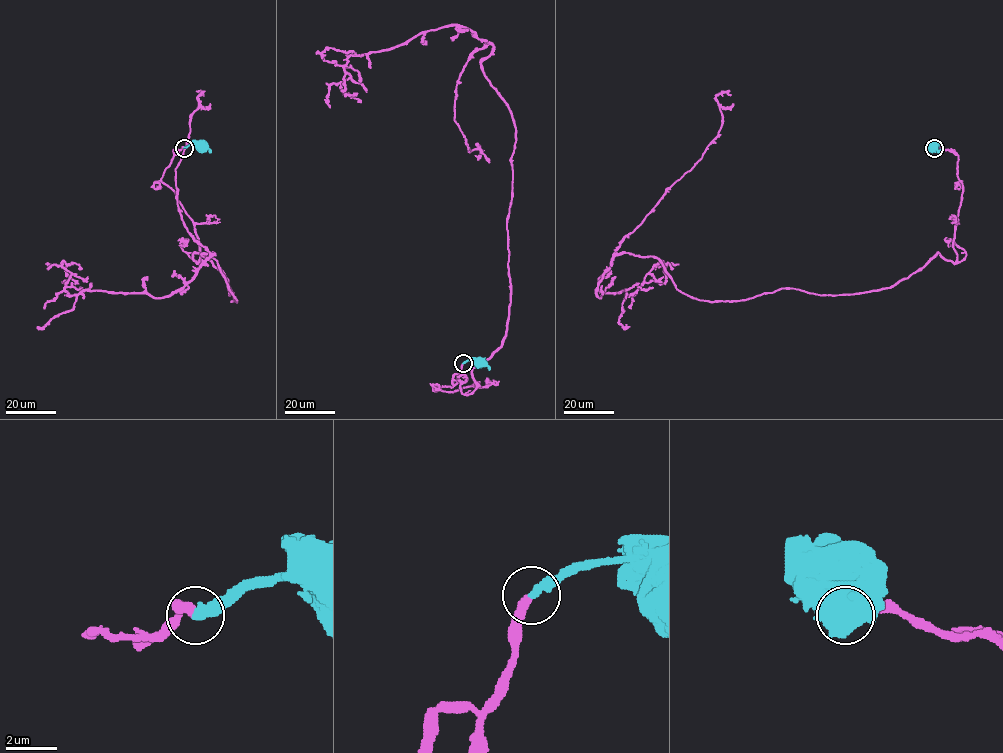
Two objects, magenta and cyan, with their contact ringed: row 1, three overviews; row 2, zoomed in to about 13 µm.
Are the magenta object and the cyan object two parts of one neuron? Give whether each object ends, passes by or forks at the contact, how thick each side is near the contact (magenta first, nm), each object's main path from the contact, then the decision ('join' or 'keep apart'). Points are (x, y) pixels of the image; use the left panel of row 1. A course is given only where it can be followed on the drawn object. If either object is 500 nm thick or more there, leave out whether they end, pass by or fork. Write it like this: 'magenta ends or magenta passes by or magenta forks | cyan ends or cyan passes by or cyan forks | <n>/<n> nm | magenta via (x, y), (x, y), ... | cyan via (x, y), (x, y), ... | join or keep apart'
magenta ends | cyan ends | 360/400 nm | magenta via (184, 148), (161, 180), (237, 301), (214, 253), (158, 297), (69, 296), (63, 262), (78, 284) | cyan via (184, 148), (189, 144), (201, 147) | join

